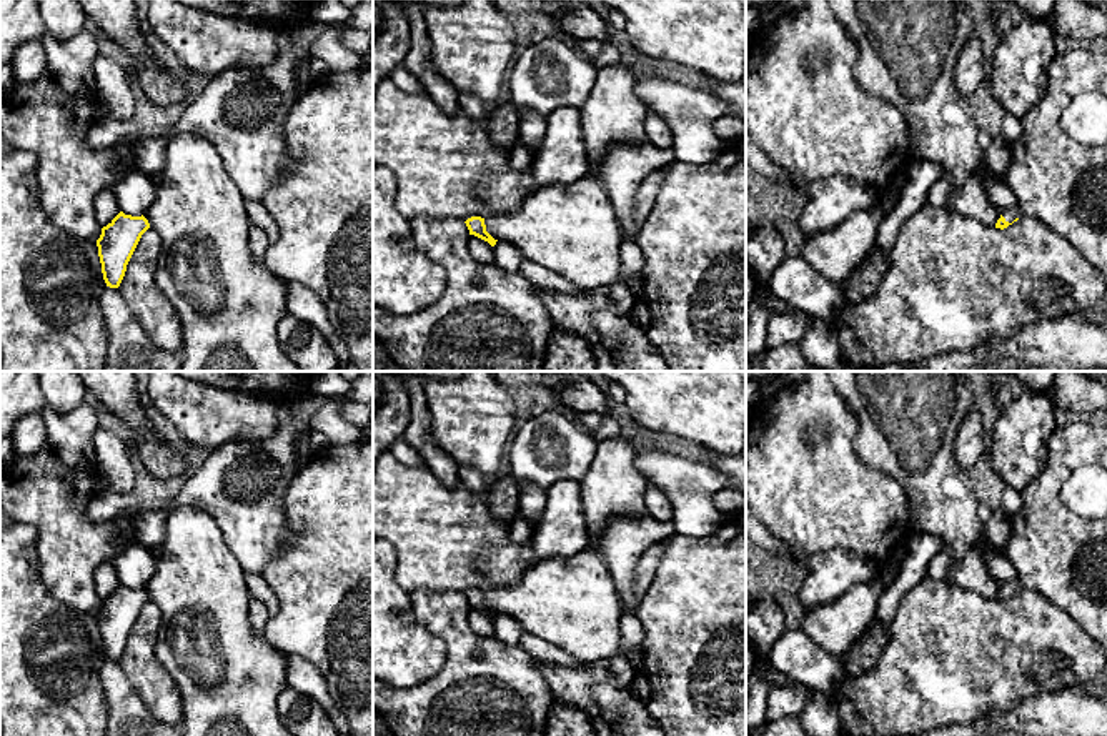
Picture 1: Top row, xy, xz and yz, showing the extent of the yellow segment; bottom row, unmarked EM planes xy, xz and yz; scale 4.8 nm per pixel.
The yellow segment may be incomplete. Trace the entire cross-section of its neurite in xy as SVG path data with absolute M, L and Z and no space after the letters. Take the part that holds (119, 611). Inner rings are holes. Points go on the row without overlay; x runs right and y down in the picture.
M120 584L107 599L102 601L97 619L107 659L120 659L127 638L141 608L148 601L150 596L143 588L132 589L125 588L123 584Z

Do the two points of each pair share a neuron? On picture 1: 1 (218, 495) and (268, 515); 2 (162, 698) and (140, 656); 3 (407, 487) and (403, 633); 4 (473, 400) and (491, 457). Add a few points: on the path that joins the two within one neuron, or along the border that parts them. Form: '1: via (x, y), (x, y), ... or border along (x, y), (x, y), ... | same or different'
1: via (230, 495), (240, 495), (257, 512) | same
2: via (157, 688), (142, 666) | same
3: border along (395, 553), (395, 580), (410, 593) | different
4: via (473, 413), (473, 430), (481, 443) | same

